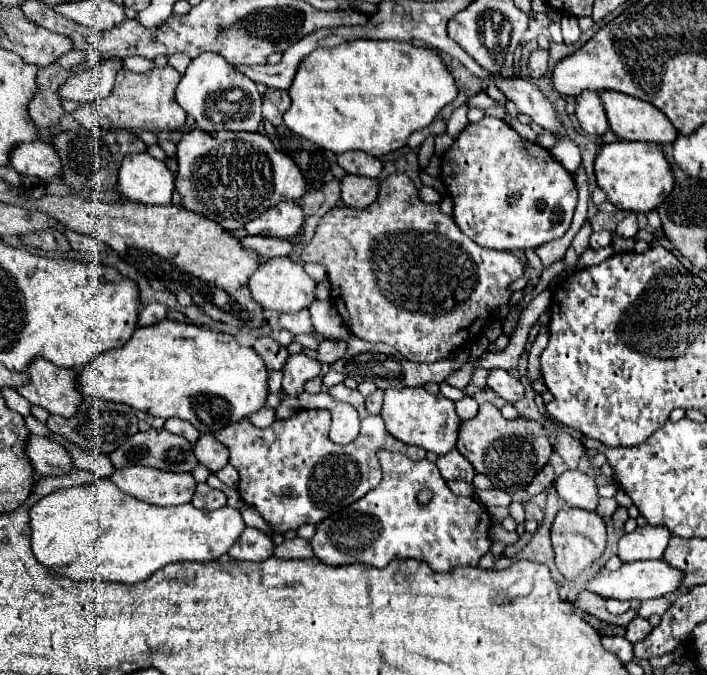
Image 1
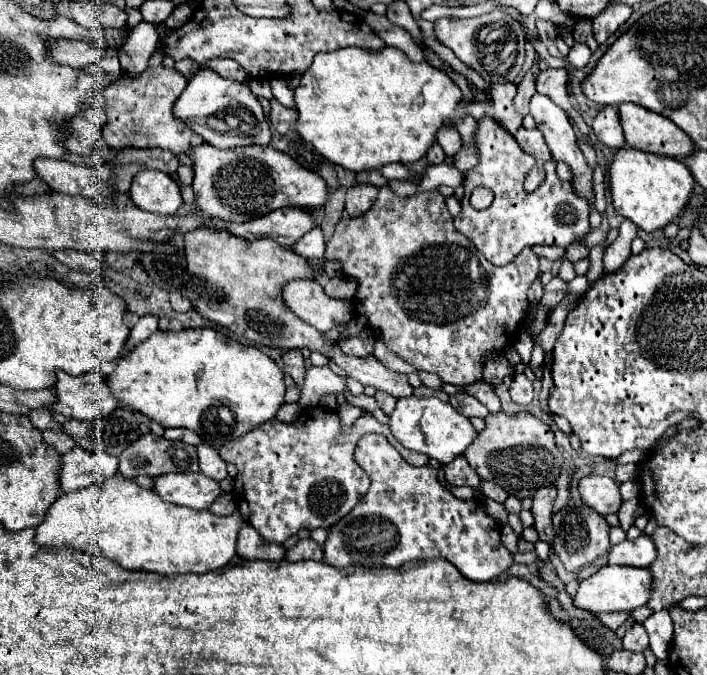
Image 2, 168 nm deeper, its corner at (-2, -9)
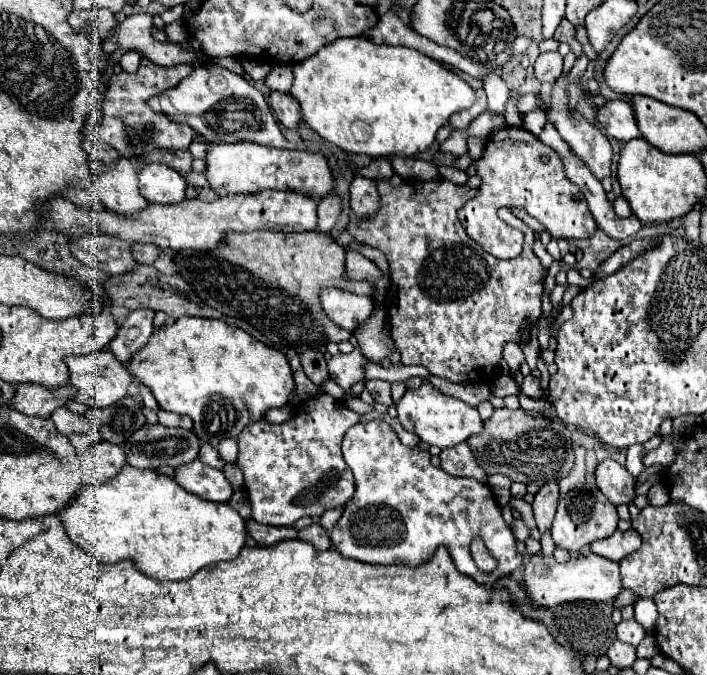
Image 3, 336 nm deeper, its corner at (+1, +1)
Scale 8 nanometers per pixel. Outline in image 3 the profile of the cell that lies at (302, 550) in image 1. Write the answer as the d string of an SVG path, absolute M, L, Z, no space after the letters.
M311 524L309 528L299 530L299 538L301 538L303 542L313 544L317 550L327 550L327 548L331 548L329 532L327 532L323 526L319 526L319 524Z

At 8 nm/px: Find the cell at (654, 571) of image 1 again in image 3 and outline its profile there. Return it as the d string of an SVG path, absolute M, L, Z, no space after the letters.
M593 552L579 554L575 560L569 558L567 562L557 562L553 556L535 554L529 558L529 562L525 562L523 586L531 602L539 608L555 608L559 604L575 602L575 600L613 602L623 588L619 564L607 558L599 558Z

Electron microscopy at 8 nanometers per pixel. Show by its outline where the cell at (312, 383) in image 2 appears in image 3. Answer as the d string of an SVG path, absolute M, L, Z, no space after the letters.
M355 348L349 354L337 354L327 362L331 380L337 382L345 390L365 380L365 364L367 360L359 348Z

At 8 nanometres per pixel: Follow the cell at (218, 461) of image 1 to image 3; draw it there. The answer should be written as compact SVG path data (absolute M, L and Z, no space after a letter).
M203 444L201 450L199 450L199 460L201 462L207 462L209 466L215 466L215 468L223 468L225 466L225 460L221 458L221 454L217 452L217 448L213 448L211 444Z

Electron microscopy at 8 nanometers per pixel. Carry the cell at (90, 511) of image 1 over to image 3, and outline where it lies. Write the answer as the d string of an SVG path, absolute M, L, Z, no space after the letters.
M125 466L117 478L103 486L83 486L79 496L65 510L57 512L57 516L63 520L69 538L93 558L103 562L131 560L145 576L157 580L185 580L209 564L233 560L247 540L245 522L229 504L197 498L195 494L187 494L173 478L157 470L139 470L133 466Z

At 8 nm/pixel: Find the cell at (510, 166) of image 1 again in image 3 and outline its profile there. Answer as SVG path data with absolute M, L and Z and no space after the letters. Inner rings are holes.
M523 128L495 132L477 162L477 174L483 178L483 184L479 194L459 210L459 220L465 232L495 258L515 258L523 246L523 232L499 220L497 210L501 206L527 208L553 238L589 238L597 230L583 192L567 178L559 154ZM541 156L547 156L549 162L543 164Z

